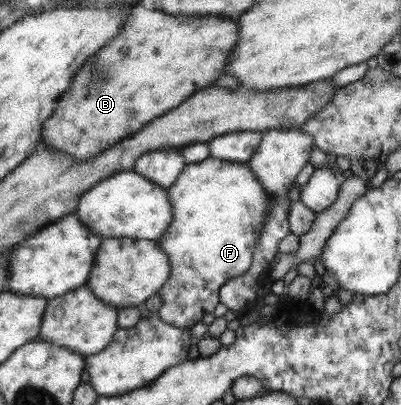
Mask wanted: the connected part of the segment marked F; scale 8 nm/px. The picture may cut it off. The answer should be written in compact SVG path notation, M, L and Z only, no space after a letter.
M209 156L201 162L185 164L178 180L167 189L166 196L174 218L165 234L156 239L159 248L170 260L170 278L157 292L161 298L161 306L156 313L163 322L189 330L205 314L213 312L218 303L218 290L222 285L250 268L253 264L255 241L259 238L259 229L268 208L266 195L263 186L245 162L223 162Z

